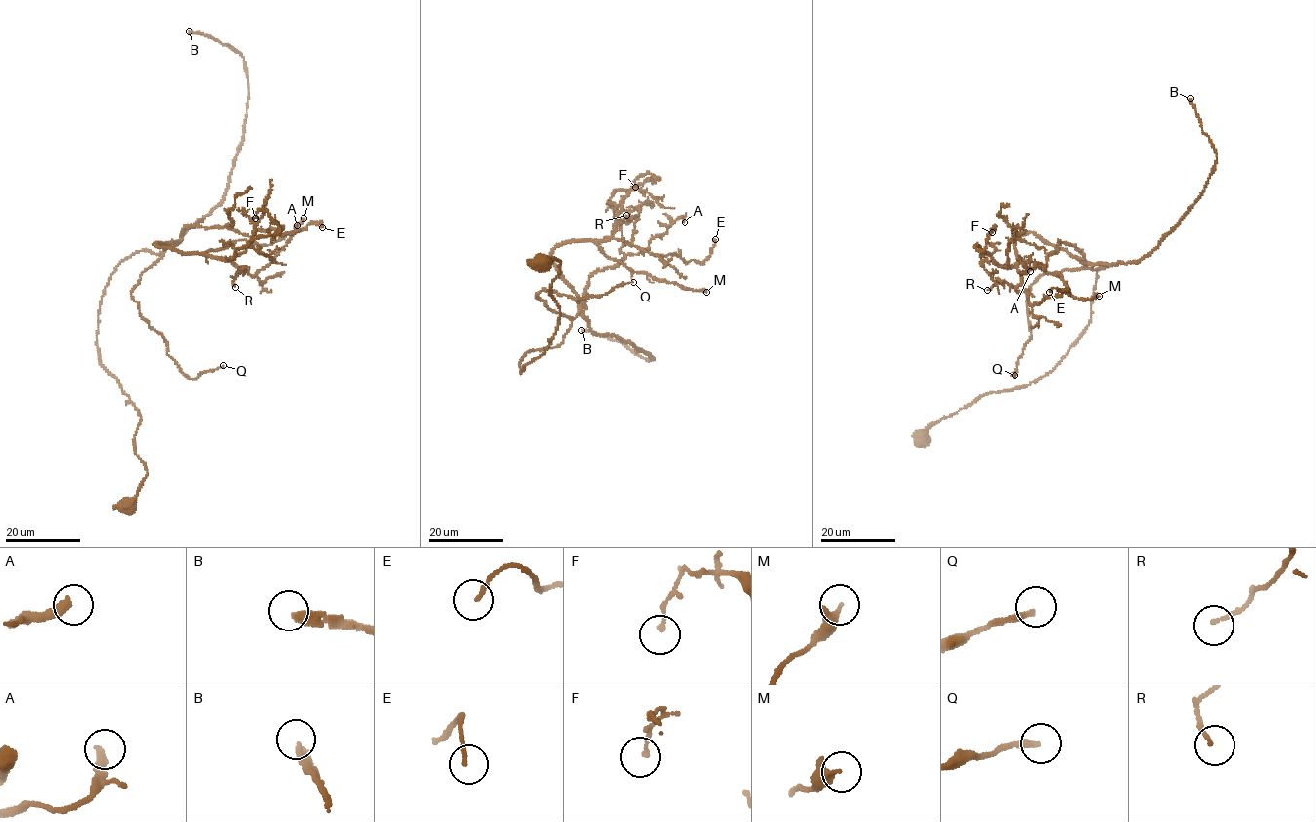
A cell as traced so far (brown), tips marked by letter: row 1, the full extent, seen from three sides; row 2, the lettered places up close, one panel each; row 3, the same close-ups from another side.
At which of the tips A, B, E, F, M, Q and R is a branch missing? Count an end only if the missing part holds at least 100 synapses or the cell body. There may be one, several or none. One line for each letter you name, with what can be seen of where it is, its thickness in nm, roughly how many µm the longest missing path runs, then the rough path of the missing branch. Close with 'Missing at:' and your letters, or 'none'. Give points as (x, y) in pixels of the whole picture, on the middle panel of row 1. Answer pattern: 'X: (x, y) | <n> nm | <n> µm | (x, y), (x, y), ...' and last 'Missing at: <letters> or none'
B: (581, 330) | 280 nm | 200 µm
Missing at: B

